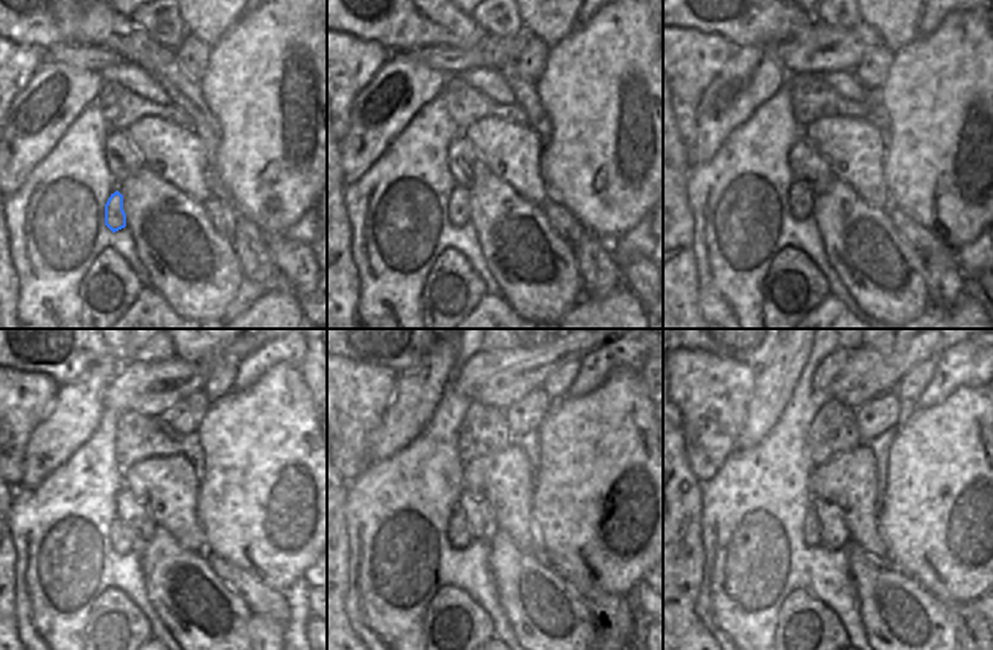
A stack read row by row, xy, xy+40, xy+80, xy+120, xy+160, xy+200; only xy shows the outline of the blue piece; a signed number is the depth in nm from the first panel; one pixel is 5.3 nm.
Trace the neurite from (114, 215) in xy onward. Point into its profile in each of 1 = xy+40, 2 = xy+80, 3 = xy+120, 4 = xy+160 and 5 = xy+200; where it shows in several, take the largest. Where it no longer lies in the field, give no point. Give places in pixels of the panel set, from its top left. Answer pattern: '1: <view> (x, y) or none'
1: xy+40 (458, 209)
2: xy+80 (800, 200)
3: xy+120 (123, 539)
4: xy+160 (458, 530)
5: xy+200 (810, 527)

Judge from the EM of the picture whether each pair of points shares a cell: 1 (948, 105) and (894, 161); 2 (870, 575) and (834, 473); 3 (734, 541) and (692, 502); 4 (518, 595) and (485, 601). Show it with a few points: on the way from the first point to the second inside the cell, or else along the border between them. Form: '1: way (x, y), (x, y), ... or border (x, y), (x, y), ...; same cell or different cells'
1: way (936, 119), (908, 147); same cell
2: border (849, 544), (873, 559); different cells
3: border (698, 482), (701, 494), (701, 545); different cells
4: border (488, 563), (498, 604); different cells

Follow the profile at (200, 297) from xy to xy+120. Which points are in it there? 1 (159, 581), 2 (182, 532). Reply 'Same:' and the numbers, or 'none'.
Same: 1

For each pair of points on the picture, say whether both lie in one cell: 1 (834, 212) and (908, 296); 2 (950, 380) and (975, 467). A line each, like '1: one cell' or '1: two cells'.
1: one cell
2: two cells

